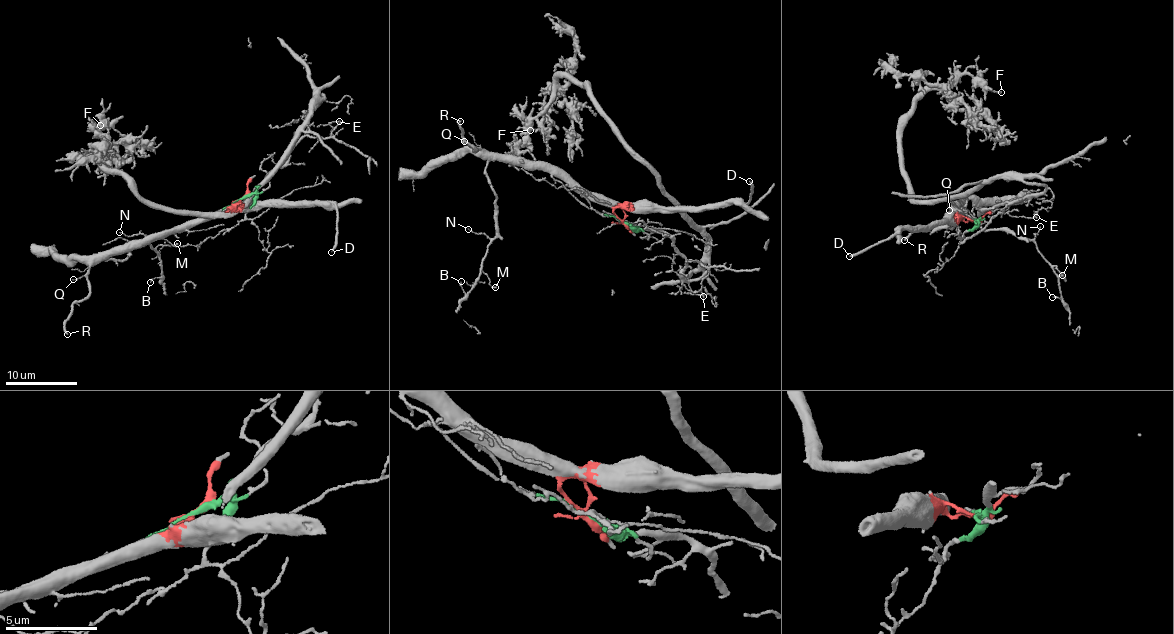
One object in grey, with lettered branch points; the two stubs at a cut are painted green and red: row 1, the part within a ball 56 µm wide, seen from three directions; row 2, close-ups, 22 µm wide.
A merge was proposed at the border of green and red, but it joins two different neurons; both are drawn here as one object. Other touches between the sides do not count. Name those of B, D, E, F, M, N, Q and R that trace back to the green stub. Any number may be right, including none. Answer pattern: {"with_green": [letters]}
{"with_green": ["E", "F"]}

